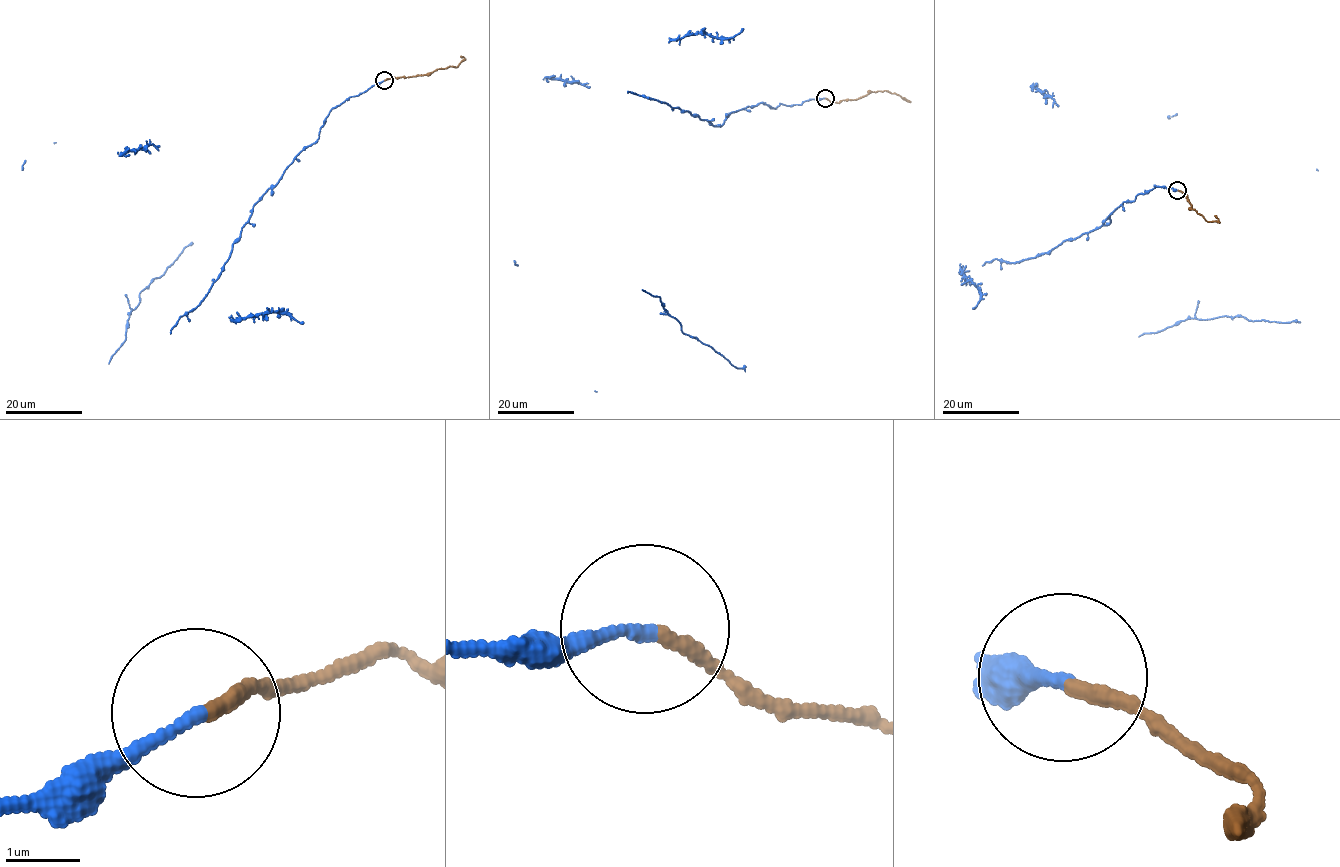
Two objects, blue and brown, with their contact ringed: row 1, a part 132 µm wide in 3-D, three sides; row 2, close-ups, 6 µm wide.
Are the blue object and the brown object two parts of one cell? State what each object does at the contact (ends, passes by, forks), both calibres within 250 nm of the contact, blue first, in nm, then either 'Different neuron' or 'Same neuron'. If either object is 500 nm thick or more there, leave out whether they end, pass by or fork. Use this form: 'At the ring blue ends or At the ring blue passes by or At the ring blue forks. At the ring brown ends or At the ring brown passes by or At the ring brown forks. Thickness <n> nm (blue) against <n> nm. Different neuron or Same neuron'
At the ring blue ends. At the ring brown ends. Thickness 160 nm (blue) against 200 nm. Different neuron

